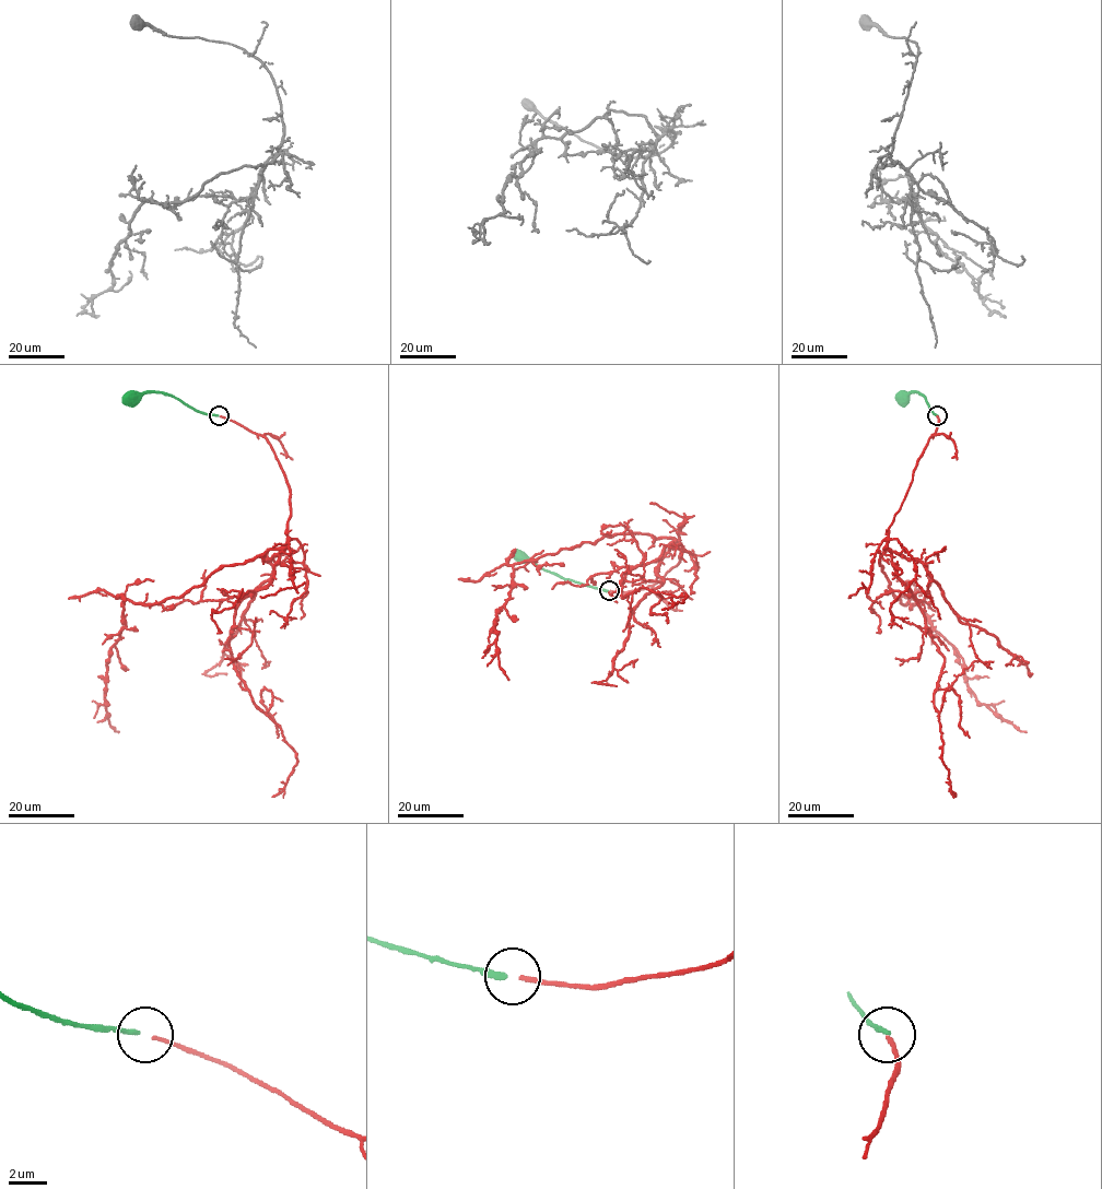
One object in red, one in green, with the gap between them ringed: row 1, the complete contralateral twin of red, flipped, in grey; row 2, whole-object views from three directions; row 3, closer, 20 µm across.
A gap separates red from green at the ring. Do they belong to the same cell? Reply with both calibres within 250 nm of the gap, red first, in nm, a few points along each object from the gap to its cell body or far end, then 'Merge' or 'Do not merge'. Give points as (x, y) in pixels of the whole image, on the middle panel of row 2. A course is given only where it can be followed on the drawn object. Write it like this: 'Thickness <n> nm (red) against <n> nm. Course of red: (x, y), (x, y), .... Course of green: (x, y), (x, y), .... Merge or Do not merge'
Thickness 220 nm (red) against 260 nm. Course of red: (609, 590), (660, 579), (680, 561), (677, 542), (605, 536), (513, 566), (494, 630), (508, 680). Course of green: (608, 590), (569, 579), (531, 562), (522, 562), (520, 557). Merge

